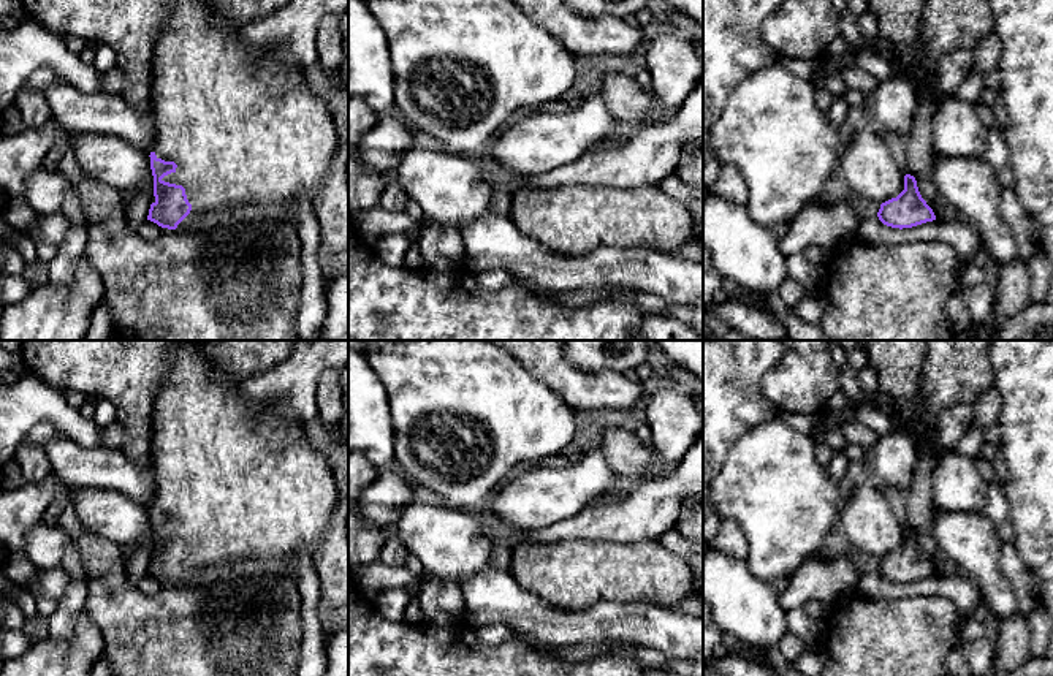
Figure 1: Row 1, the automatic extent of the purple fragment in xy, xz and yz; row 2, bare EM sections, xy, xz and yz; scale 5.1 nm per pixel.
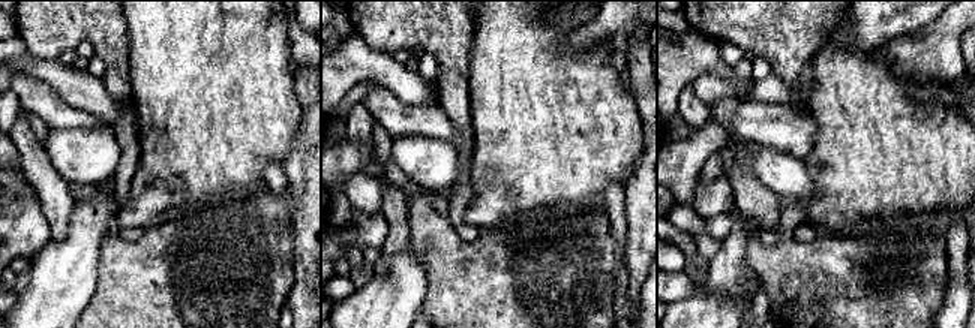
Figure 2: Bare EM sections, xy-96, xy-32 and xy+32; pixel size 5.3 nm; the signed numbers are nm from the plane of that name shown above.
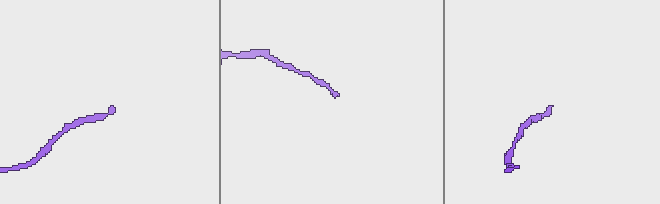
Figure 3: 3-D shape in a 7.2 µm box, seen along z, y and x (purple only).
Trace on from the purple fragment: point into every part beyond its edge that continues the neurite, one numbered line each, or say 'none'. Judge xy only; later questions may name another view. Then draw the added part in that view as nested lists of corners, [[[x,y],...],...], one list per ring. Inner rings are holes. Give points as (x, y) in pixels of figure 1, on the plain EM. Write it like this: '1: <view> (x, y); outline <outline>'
1: xy (244, 482); outline [[[174,340],[171,347],[171,364],[166,370],[162,388],[155,397],[152,408],[152,427],[150,427],[150,462],[157,475],[155,497],[149,507],[154,507],[157,513],[165,516],[174,516],[176,526],[165,530],[162,535],[182,540],[188,557],[192,559],[190,568],[177,579],[176,584],[182,584],[196,578],[196,575],[209,565],[231,562],[239,559],[283,559],[293,556],[299,545],[309,545],[315,551],[317,543],[326,534],[333,511],[337,505],[337,488],[334,483],[333,470],[328,462],[328,454],[317,448],[306,432],[306,424],[285,415],[277,405],[260,405],[250,402],[241,391],[241,382],[233,377],[219,377],[204,355],[206,340]]]

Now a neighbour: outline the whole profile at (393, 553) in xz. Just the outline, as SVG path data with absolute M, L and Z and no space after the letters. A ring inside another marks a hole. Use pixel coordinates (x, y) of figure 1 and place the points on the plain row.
M391 537L385 541L378 560L390 567L402 567L409 554L402 541L397 537Z

